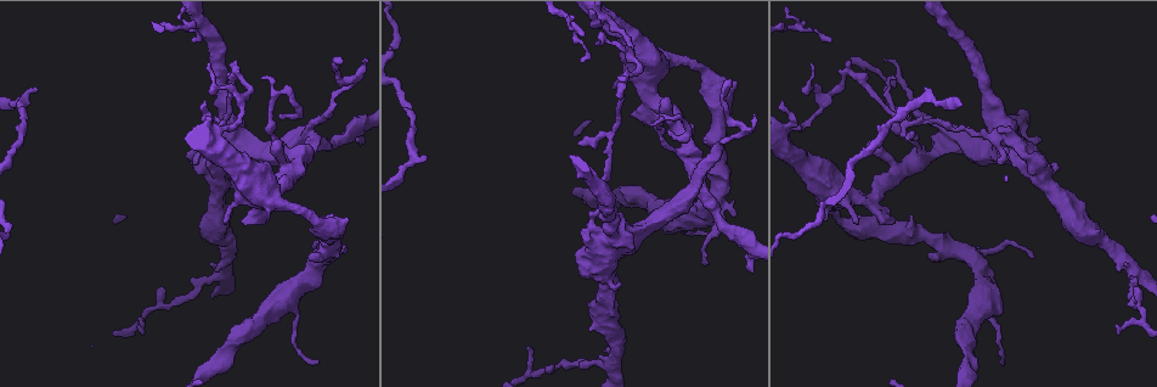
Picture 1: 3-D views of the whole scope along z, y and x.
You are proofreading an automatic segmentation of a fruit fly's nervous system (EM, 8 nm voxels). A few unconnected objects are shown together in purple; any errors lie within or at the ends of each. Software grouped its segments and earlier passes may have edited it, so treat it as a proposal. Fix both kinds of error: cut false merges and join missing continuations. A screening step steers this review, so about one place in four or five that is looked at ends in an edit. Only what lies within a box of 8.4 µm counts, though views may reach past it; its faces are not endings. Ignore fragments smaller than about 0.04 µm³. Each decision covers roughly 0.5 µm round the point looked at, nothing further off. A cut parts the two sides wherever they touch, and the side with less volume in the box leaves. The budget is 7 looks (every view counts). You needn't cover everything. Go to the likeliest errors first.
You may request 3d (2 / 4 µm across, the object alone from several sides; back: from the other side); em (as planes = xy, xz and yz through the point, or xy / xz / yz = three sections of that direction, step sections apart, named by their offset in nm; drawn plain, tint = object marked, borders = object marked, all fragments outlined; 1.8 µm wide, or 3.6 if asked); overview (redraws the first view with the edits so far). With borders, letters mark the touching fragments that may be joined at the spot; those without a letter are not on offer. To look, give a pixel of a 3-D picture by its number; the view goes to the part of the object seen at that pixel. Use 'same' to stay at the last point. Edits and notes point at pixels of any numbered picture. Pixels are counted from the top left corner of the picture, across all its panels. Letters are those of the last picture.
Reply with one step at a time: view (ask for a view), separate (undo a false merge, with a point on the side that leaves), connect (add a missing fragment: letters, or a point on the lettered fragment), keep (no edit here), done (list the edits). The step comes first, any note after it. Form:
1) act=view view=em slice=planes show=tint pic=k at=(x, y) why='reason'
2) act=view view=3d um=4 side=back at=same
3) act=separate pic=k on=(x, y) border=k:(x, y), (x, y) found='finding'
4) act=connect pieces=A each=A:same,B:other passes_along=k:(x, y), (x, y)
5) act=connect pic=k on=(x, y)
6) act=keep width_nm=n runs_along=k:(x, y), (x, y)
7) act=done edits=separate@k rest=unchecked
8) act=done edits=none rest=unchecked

act=view view=em slice=planes show=borders pic=1 at=(312, 140) why='a narrow waist'

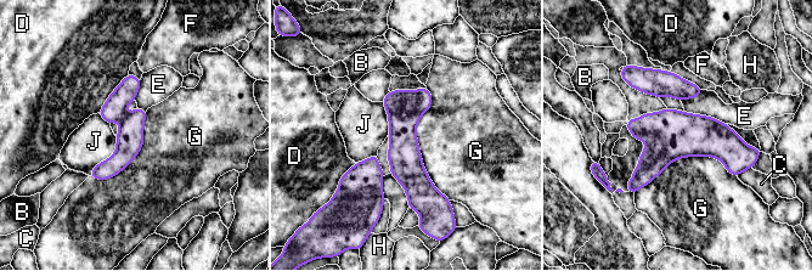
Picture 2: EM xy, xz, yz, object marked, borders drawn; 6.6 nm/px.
act=separate pic=2 on=(113, 109) width_nm=180 each=B:other,C:other,D:other,E:other,F:other,G:other,H:other,J:other border=2:(124, 114), (120, 119) found='two cells meet here'

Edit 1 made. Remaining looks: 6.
act=view view=em slice=planes show=borders pic=1 at=(699, 66) why='thin neck'

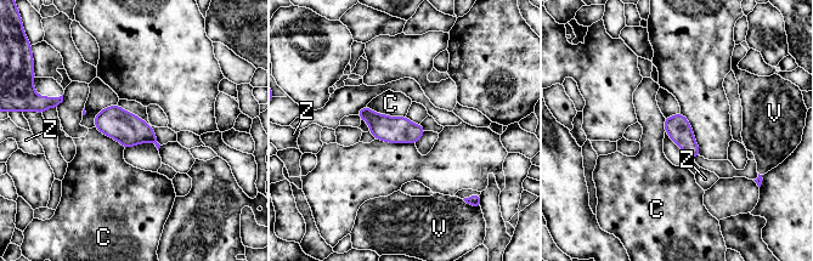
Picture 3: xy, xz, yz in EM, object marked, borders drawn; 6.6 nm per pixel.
act=keep width_nm=160 each=C:other,V:other,Z:other border=3:(366, 106), (387, 115), (405, 117) found='all the same cell'

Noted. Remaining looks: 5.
act=done edits=separate@2 rest=unchecked

